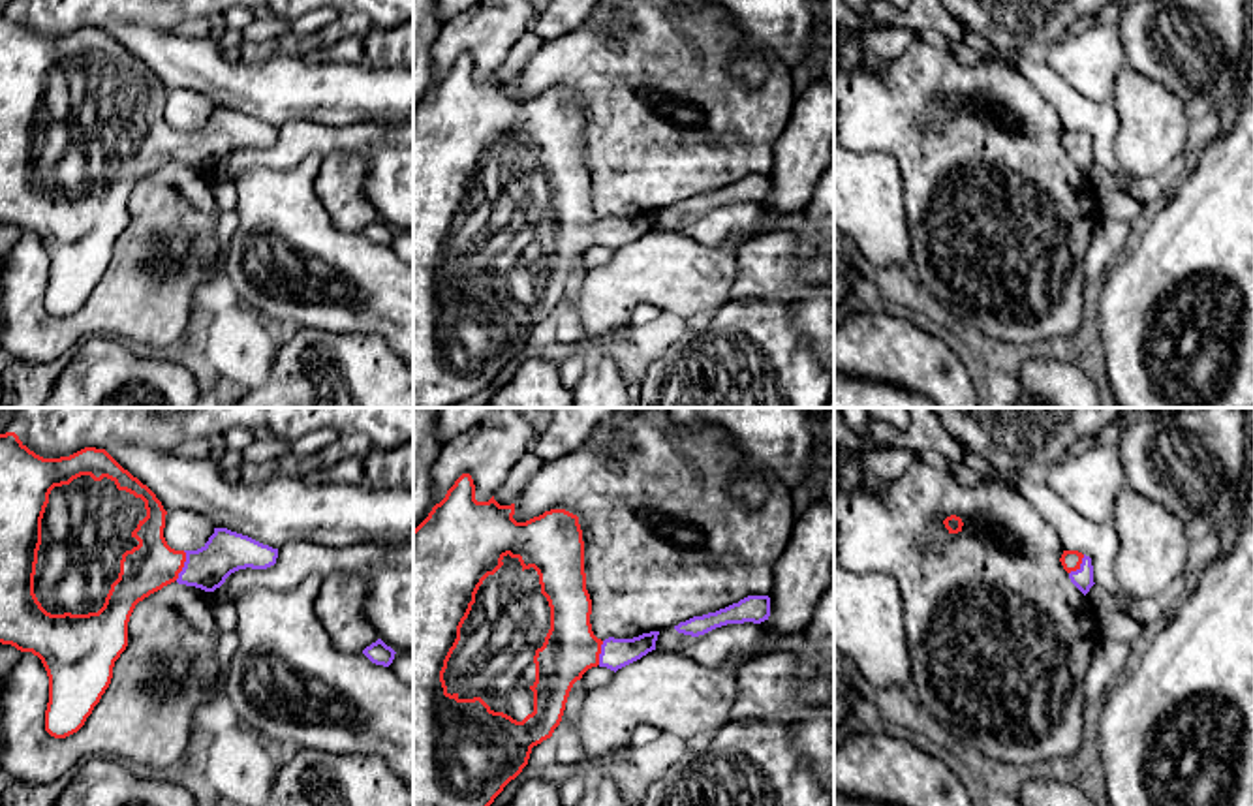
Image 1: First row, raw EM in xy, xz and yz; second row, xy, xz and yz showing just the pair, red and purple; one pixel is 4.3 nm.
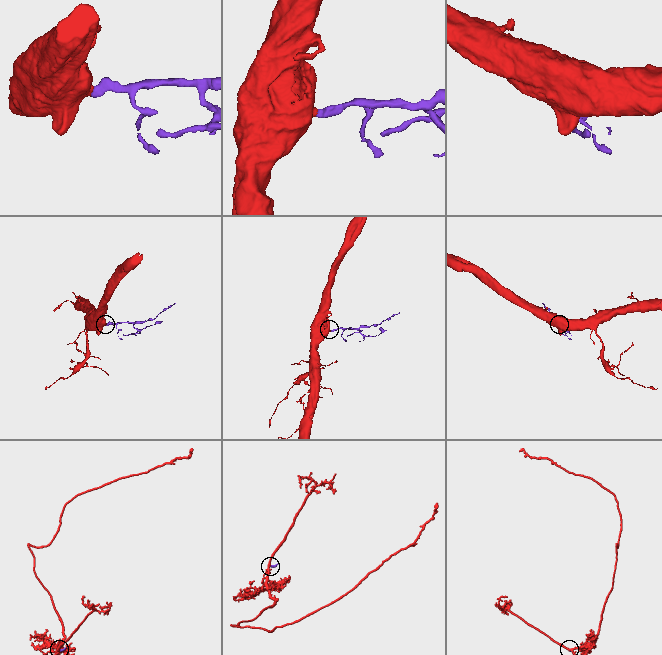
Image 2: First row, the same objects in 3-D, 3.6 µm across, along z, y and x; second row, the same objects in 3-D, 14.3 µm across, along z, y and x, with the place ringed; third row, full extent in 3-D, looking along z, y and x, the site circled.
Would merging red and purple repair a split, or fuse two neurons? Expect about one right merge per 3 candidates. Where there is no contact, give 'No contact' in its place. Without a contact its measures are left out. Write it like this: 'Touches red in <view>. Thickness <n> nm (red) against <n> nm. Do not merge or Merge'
Touches red in xy. Thickness 220 nm (red) against 190 nm. Merge

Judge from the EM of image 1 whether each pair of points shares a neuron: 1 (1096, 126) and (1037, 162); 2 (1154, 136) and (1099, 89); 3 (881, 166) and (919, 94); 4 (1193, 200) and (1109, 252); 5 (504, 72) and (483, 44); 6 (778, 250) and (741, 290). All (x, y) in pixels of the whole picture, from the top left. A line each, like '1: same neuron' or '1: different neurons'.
1: different neurons
2: different neurons
3: different neurons
4: different neurons
5: different neurons
6: same neuron

